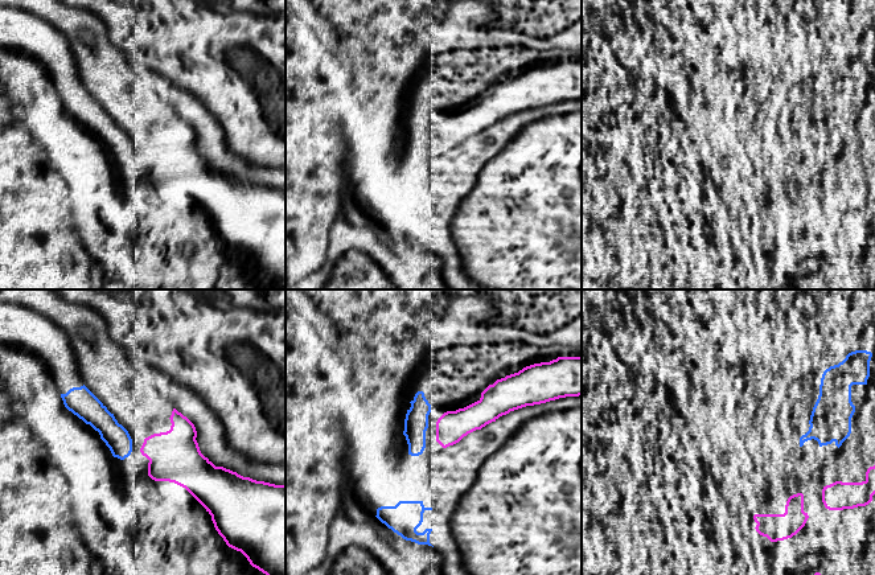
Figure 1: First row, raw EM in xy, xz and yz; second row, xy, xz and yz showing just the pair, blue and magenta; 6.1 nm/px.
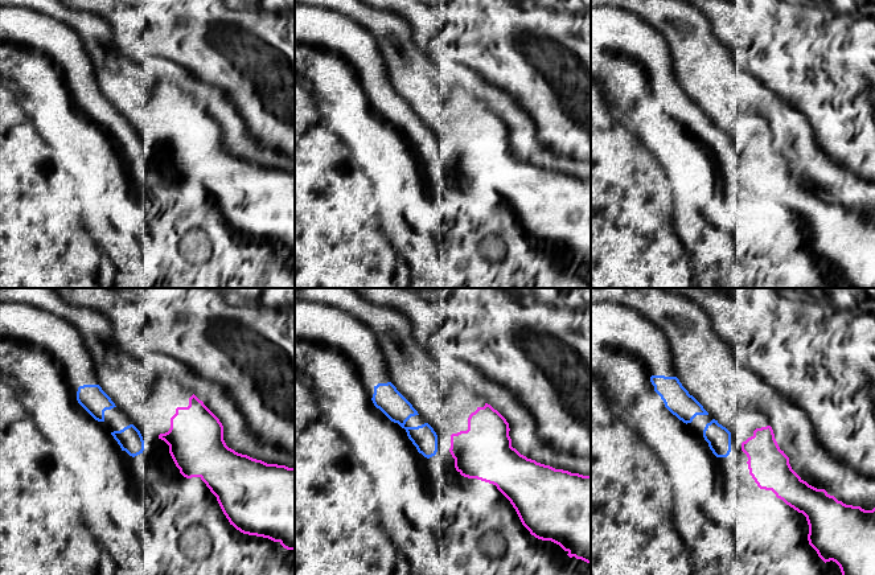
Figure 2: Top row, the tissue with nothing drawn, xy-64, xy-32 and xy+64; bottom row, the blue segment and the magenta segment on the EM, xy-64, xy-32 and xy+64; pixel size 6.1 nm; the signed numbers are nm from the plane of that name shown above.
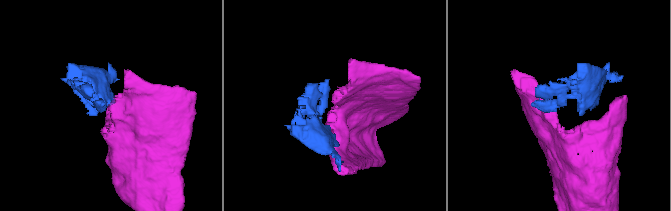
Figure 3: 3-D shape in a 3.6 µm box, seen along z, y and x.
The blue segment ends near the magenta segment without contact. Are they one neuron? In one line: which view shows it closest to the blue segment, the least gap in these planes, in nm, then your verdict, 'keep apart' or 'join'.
view xy; gap 60 nm; join

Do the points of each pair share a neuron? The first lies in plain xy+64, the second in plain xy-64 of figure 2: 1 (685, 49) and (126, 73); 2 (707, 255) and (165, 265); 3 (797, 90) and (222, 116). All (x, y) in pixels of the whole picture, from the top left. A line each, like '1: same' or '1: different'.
1: same
2: same
3: different

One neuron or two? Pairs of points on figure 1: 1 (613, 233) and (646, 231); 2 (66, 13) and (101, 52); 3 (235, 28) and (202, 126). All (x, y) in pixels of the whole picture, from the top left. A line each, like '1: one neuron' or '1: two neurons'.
1: two neurons
2: one neuron
3: two neurons

